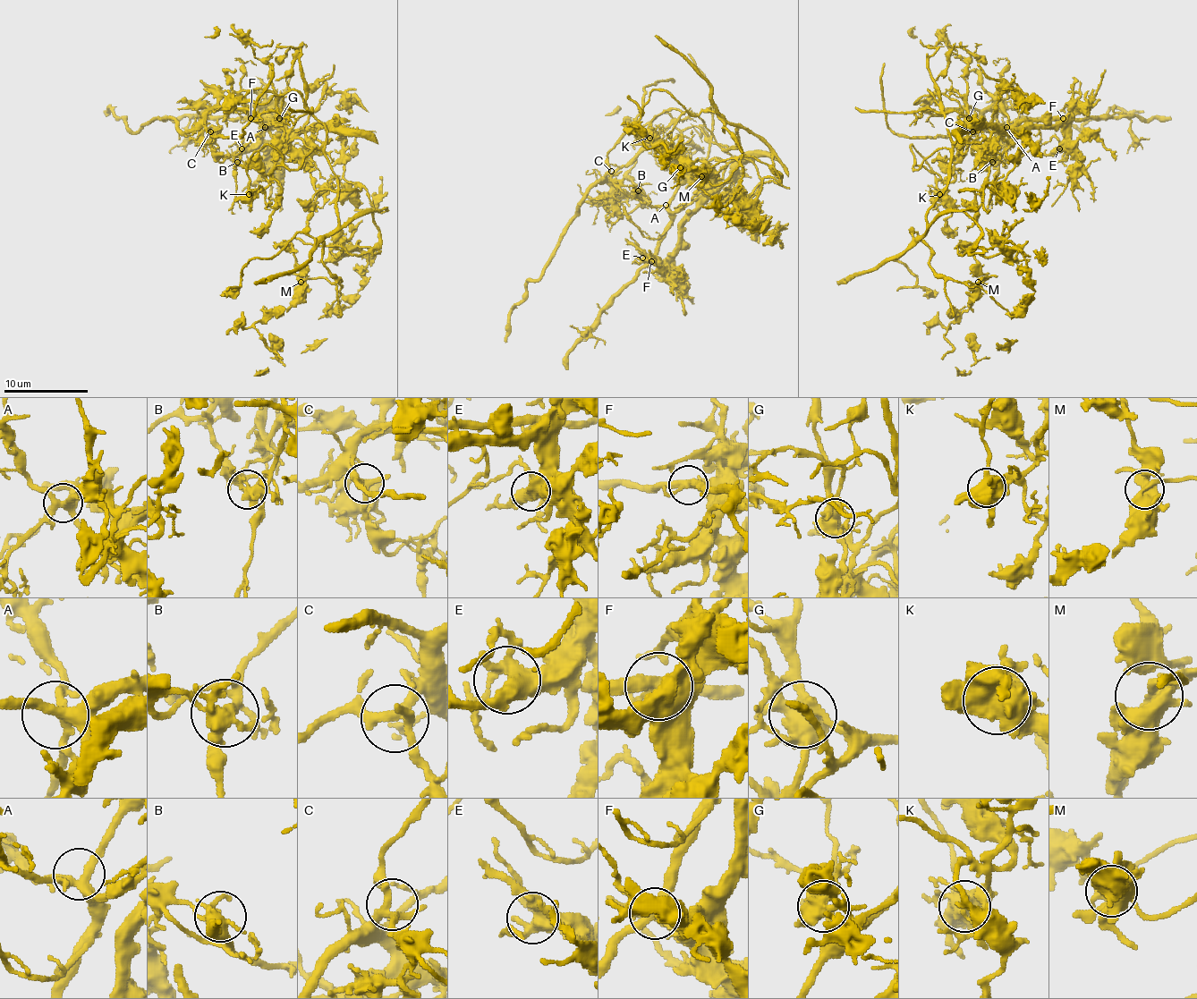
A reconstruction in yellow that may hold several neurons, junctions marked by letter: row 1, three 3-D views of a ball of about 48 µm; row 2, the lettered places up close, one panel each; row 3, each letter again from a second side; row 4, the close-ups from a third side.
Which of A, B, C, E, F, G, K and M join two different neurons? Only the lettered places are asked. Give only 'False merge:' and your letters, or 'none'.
False merge: B, F, G, K

